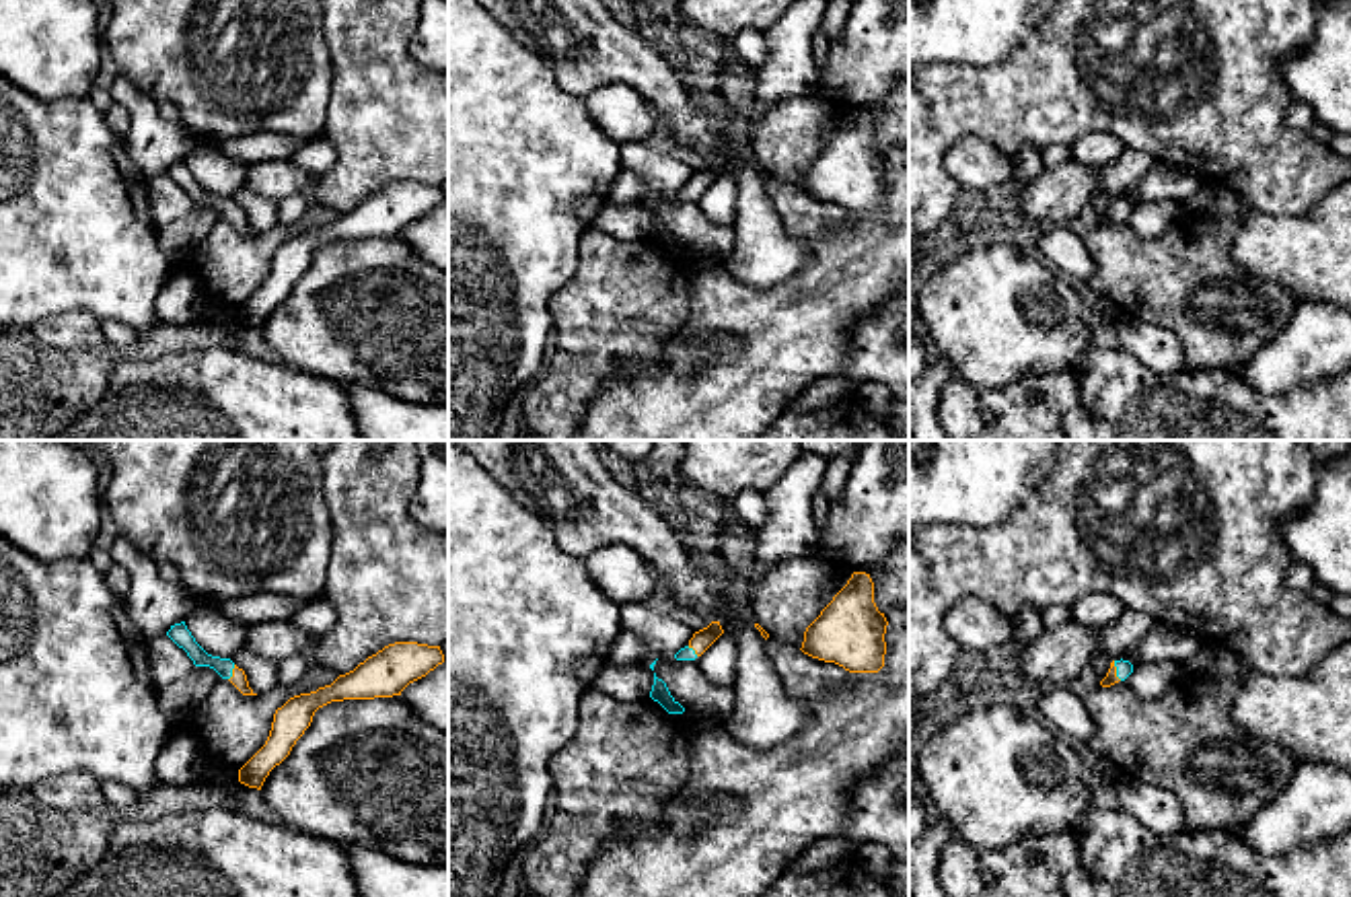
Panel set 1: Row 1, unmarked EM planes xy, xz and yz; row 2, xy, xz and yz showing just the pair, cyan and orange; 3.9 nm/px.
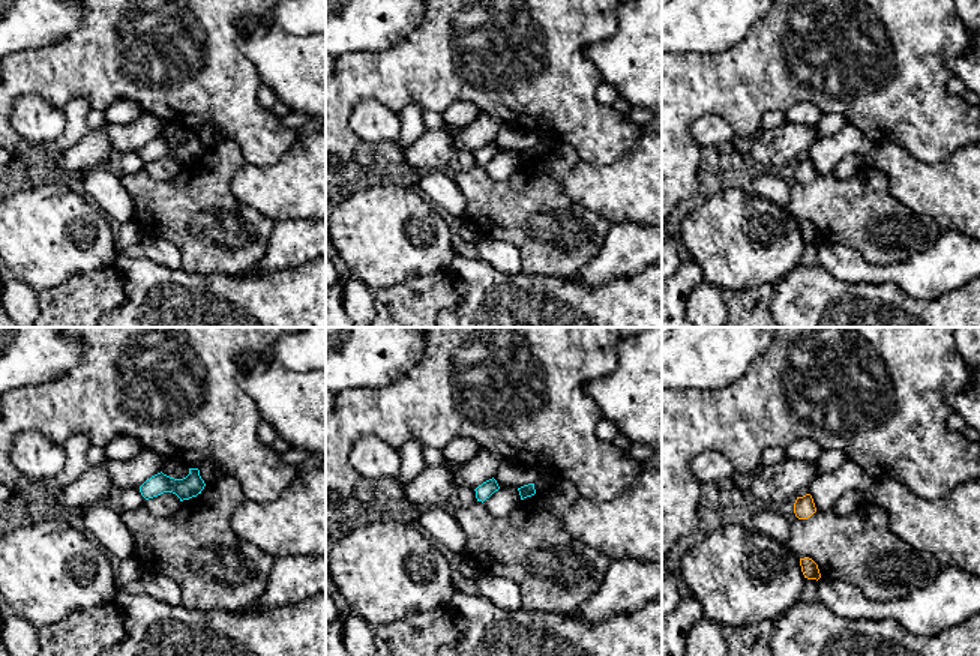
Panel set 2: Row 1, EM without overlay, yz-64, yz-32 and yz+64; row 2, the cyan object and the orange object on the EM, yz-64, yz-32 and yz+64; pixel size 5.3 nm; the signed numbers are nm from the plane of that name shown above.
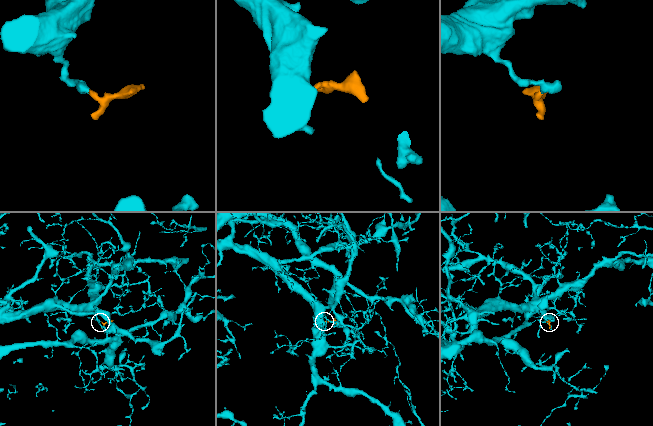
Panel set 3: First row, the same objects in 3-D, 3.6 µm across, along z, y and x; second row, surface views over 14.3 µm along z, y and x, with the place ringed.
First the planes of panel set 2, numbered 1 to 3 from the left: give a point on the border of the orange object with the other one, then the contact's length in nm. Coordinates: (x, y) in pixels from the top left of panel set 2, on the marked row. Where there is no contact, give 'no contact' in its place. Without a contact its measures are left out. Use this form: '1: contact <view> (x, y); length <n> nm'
1: no contact
2: no contact
3: no contact

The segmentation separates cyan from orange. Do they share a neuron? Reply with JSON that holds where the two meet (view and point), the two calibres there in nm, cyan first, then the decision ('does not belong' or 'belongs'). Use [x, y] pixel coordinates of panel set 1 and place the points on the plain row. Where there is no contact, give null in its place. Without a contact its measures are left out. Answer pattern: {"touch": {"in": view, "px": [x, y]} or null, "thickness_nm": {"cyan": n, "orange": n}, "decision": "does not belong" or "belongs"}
{"touch": {"in": "yz", "px": [1117, 210]}, "thickness_nm": {"cyan": 60, "orange": 50}, "decision": "belongs"}

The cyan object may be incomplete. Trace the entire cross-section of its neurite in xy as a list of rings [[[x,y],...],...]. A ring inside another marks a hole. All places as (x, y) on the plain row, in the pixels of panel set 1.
[[[185,160],[171,165],[167,175],[187,191],[187,195],[193,200],[195,206],[210,206],[214,208],[222,218],[228,218],[243,235],[257,235],[247,220],[247,214],[243,208],[239,208],[230,198],[220,198],[208,193],[191,175]]]

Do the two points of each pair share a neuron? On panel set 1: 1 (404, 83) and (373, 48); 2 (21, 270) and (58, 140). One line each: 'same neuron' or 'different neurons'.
1: same neuron
2: same neuron

